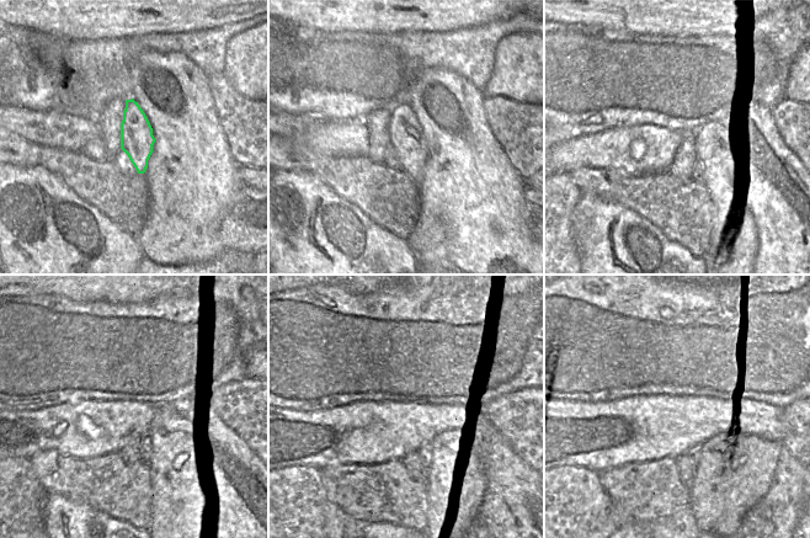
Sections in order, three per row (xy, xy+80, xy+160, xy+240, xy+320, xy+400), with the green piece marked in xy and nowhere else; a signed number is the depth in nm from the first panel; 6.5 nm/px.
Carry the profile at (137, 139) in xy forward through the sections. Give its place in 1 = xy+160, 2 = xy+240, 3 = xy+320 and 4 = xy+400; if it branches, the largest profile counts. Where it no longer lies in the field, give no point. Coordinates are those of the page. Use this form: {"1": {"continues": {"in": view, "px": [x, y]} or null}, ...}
{"1": {"continues": {"in": "xy+160", "px": [729, 241]}}, "2": {"continues": {"in": "xy+240", "px": [180, 506]}}, "3": {"continues": {"in": "xy+320", "px": [441, 479]}}, "4": {"continues": {"in": "xy+400", "px": [723, 490]}}}

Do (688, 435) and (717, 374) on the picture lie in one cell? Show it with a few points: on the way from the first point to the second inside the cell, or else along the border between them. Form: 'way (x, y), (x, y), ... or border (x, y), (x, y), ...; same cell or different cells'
border (677, 394), (681, 397), (734, 400); different cells

